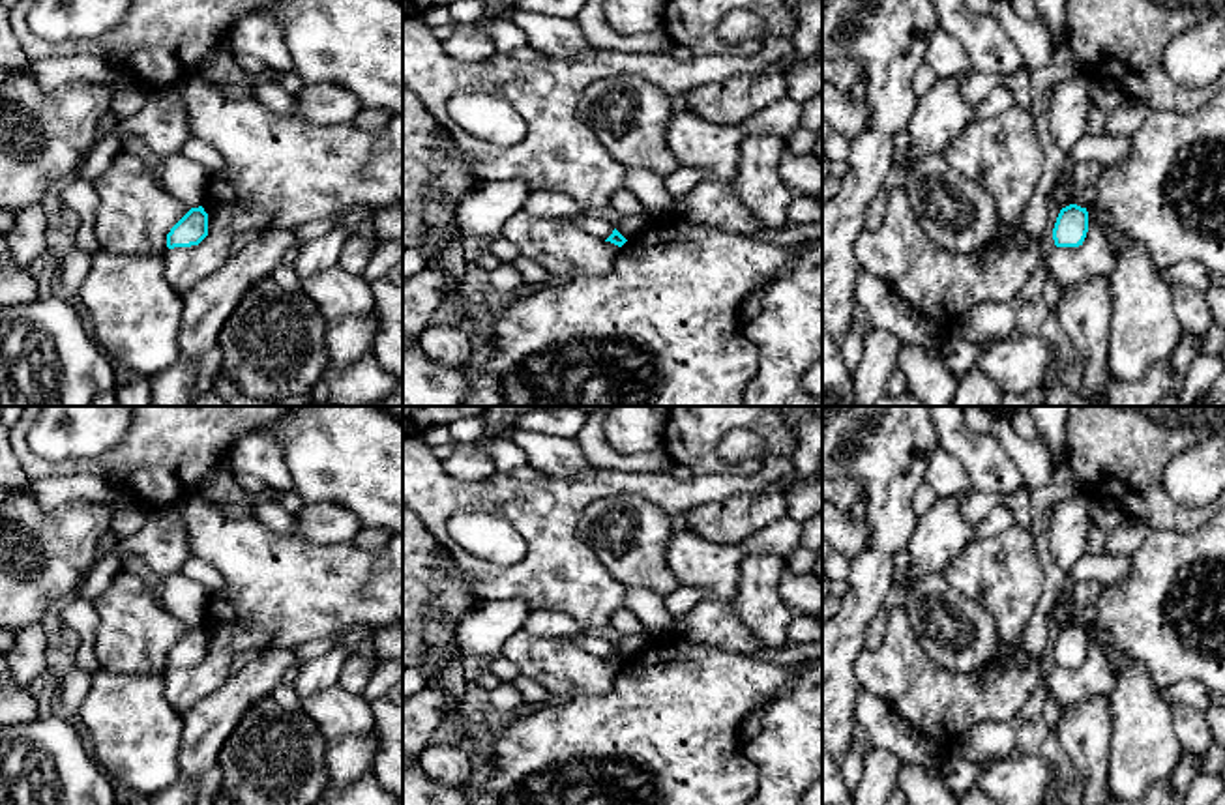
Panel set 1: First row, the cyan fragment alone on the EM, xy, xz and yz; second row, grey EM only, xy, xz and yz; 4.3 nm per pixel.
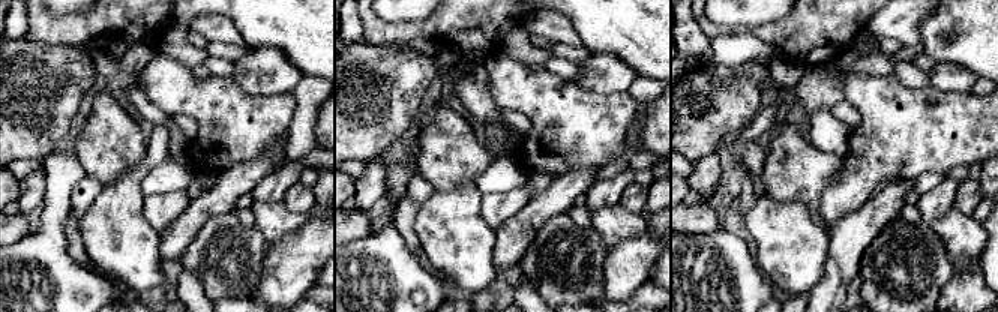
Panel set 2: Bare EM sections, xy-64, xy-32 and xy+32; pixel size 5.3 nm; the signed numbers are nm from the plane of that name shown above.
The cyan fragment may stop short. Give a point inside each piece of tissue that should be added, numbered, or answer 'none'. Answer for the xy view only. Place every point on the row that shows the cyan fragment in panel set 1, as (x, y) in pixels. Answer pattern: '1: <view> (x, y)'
none

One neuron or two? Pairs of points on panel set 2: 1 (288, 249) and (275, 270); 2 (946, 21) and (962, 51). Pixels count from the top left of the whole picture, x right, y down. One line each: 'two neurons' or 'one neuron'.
1: one neuron
2: one neuron

